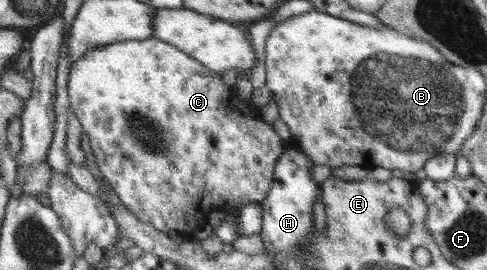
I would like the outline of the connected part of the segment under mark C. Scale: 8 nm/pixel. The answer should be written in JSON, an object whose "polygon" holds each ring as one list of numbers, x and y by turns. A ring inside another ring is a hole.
{"polygon":[[156,38,141,40,126,40,114,42,106,46,89,51,81,61,71,64,71,70,67,81,67,94,69,97,71,111,82,125,84,134,90,140,90,147,96,157,96,164,104,180,110,185,114,195,120,199,140,221,153,225,158,231,197,233,203,228,203,222,215,221,213,207,220,208,222,215,238,212,247,204,262,202,270,192,274,182,274,171,277,160,284,154,284,142,274,132,270,124,266,124,259,117,257,107,253,106,250,99,243,100,238,94,234,84,227,84,221,74,212,71,209,67,200,63,197,59,190,57,181,49]]}

